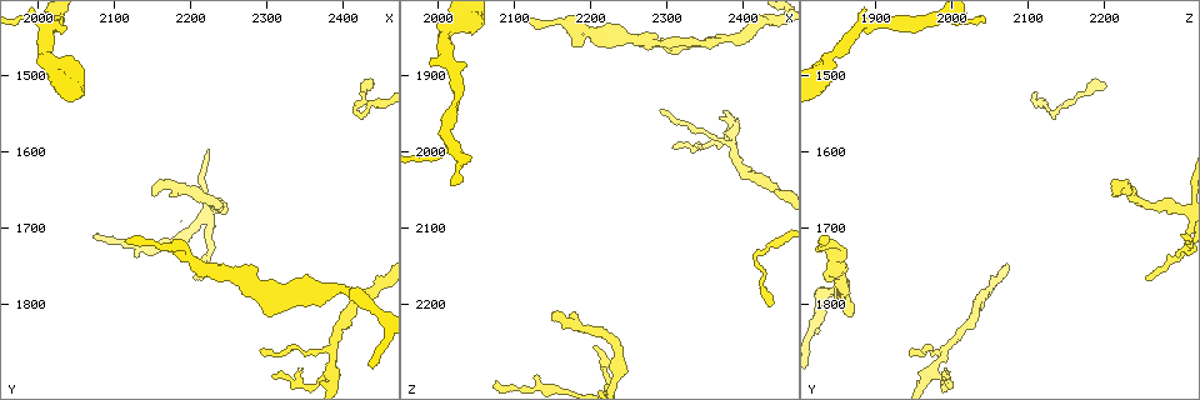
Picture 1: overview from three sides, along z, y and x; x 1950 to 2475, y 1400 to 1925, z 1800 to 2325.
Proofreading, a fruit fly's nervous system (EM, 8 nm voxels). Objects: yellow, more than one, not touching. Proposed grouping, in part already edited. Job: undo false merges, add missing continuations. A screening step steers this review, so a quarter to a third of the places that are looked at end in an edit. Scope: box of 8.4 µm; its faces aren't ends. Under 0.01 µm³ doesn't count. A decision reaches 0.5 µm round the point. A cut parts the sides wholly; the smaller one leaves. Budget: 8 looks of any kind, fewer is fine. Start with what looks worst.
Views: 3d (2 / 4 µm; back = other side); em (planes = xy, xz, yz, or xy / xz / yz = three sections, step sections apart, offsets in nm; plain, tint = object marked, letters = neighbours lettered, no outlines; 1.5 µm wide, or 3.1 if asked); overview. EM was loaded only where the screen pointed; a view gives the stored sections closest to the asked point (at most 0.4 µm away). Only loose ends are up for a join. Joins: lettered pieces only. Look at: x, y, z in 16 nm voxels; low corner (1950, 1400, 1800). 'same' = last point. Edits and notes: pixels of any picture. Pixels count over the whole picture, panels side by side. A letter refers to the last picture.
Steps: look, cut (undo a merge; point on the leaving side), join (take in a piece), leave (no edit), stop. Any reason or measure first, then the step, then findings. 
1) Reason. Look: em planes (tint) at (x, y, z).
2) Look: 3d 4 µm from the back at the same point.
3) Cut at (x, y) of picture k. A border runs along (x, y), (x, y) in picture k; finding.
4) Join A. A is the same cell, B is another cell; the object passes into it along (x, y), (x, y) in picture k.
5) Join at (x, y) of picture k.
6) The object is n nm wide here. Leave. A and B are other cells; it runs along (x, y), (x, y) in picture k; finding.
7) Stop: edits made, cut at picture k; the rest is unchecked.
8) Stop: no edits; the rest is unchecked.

Look: em planes (letters) at (2180, 1725, 1855).

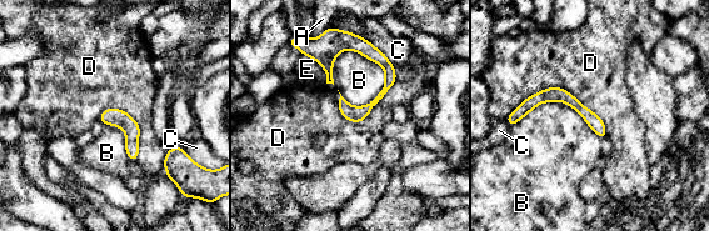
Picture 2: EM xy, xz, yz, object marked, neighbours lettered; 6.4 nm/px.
The longest contact is with D, 650 nm. Leave. A, B, C, D and E are other cells; no lettered piece goes on from it.

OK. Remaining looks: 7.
Look: 3d 2 µm at (2305, 1895, 1995).

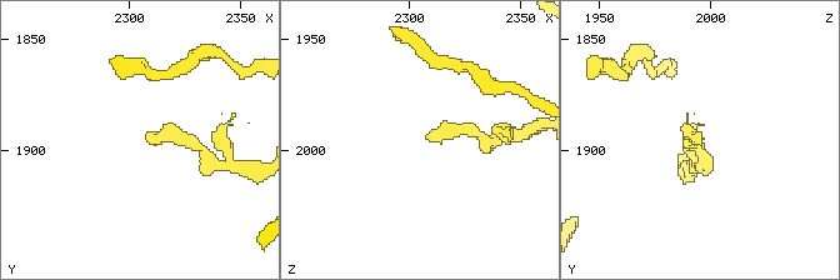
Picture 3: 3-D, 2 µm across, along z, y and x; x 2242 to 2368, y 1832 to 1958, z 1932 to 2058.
Shape alone is not enough. Look: em planes (letters) at (2308, 1895, 1993).

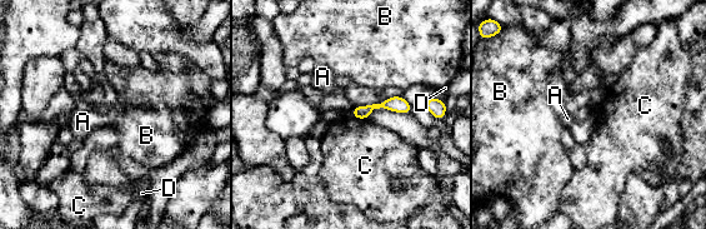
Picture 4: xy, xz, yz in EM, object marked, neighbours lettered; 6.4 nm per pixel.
Leave. A, B, C and D are other cells; a border runs along (351, 115), (359, 119), (367, 119) in picture 4; no lettered piece goes on from it.

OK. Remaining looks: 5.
Thick turns thin. Look: 3d 2 µm from the back at (2010, 1465, 1855).

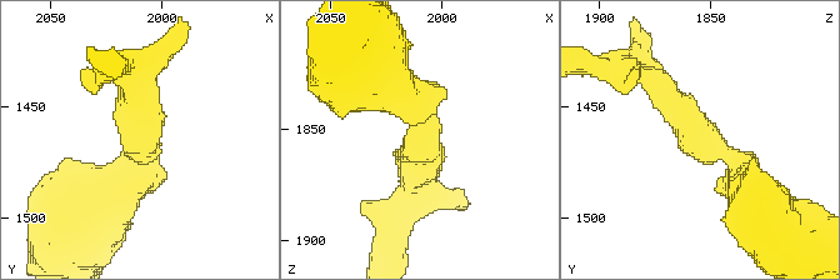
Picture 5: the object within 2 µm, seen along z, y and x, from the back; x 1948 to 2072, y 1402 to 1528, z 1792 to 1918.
Need the tissue. Look: em xz step 4 (tint) at (2010, 1465, 1856).

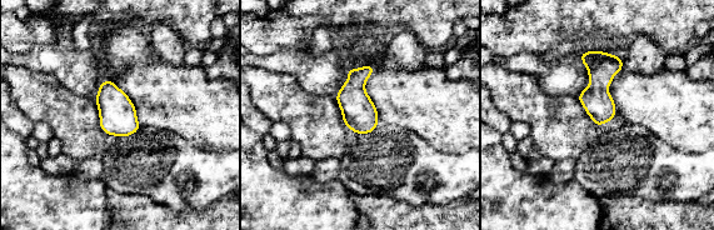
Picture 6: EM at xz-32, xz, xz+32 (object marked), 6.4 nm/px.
Look: em planes (letters) at the same point.

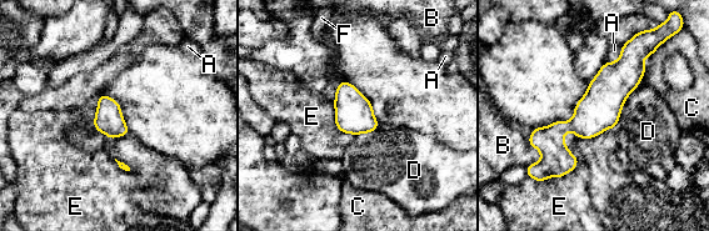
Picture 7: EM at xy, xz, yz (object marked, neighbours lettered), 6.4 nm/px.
Leave. A, B, C, D, E and F are other cells; it runs along (637, 49), (555, 139), (555, 174) in picture 7; all the same neuron.

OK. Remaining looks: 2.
Stop: no edits; the rest is unchecked.

